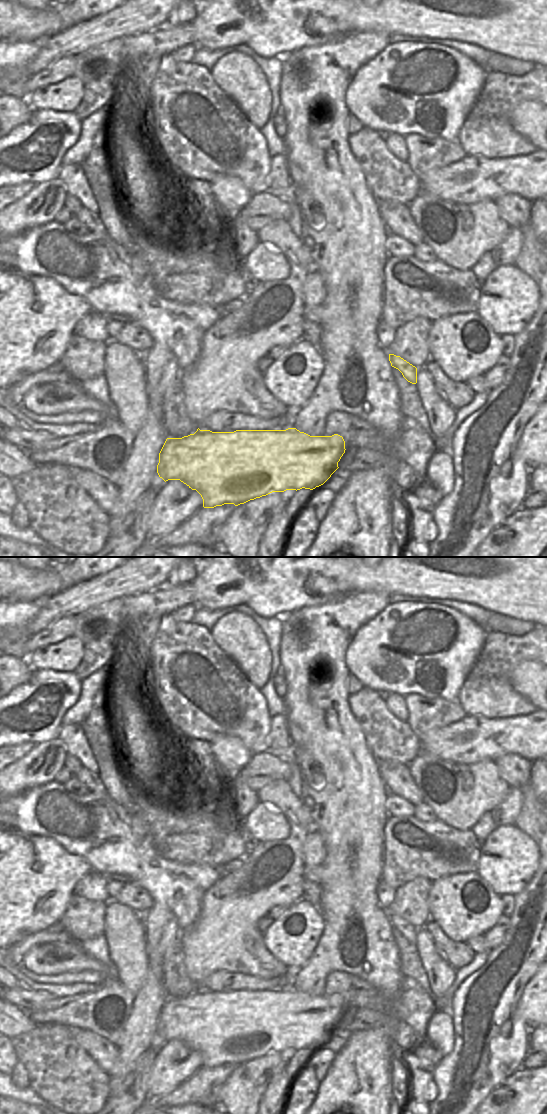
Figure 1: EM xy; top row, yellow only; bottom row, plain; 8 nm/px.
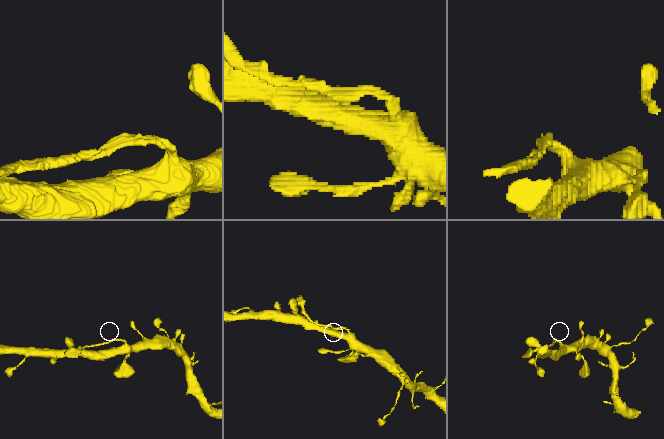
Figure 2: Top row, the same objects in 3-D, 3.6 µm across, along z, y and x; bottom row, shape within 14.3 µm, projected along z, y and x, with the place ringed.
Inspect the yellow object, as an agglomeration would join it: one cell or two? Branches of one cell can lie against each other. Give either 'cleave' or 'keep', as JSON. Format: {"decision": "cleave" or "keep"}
{"decision": "cleave"}

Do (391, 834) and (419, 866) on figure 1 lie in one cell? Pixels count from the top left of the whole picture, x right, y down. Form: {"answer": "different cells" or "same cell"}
{"answer": "same cell"}

